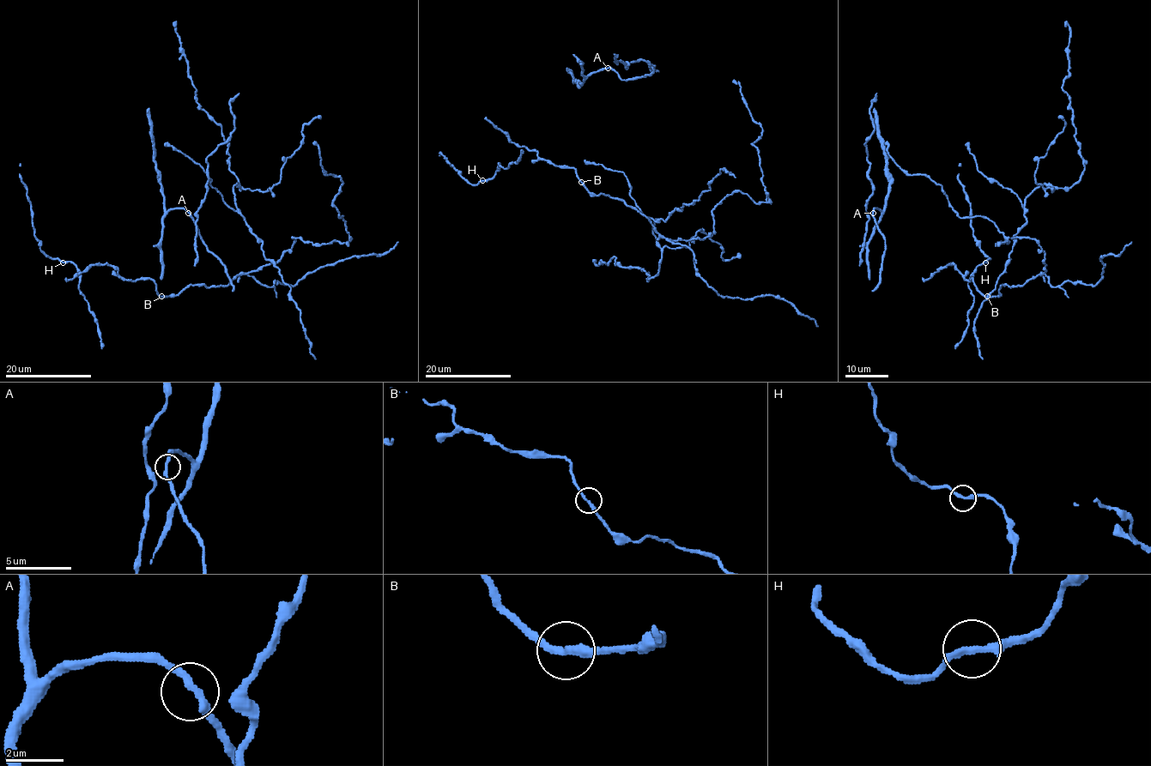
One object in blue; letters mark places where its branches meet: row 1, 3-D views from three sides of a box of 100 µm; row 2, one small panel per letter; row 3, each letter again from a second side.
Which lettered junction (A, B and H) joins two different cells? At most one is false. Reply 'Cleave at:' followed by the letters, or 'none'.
Cleave at: none

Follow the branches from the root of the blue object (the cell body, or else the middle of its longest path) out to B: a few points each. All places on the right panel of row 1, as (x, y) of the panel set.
B: (1012, 238), (1033, 238), (1044, 254), (1045, 271), (1032, 276), (1023, 285), (1002, 285), (999, 295), (987, 297)

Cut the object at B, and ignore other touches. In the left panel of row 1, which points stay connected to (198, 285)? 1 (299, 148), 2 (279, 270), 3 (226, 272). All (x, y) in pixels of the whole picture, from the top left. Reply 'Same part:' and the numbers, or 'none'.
Same part: none

